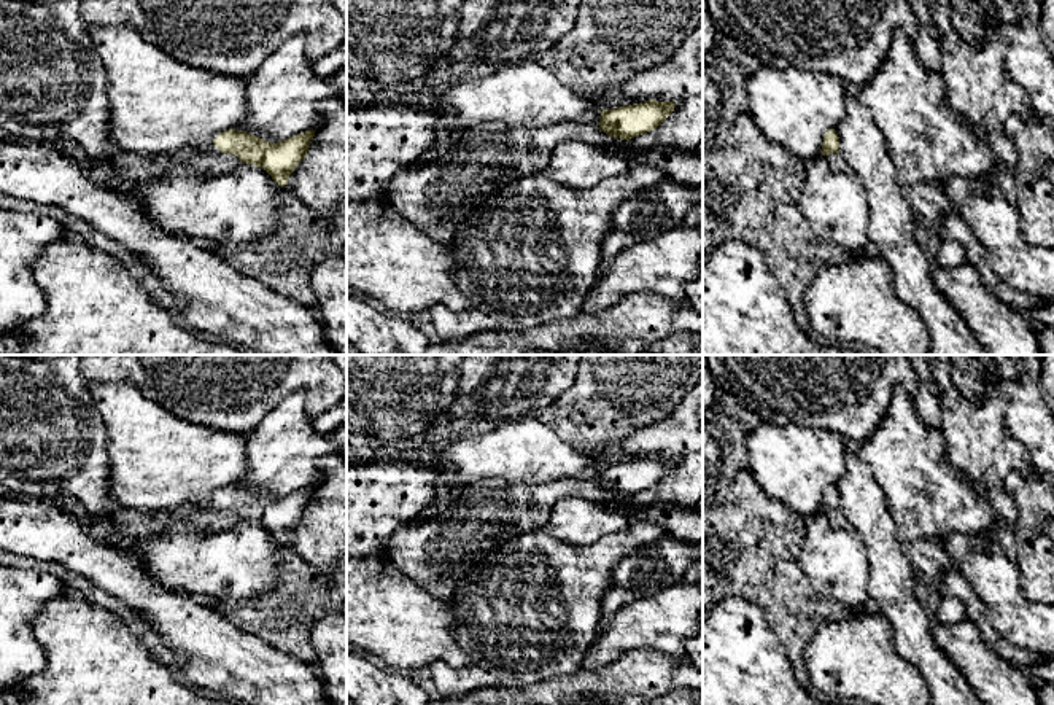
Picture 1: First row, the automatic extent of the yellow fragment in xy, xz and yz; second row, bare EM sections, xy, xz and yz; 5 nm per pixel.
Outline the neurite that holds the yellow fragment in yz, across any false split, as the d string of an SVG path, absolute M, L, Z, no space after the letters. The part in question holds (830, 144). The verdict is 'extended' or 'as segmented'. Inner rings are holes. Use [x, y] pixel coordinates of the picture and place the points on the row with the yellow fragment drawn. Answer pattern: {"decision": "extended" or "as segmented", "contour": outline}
{"decision": "extended", "contour": "M835 129L823 134L822 156L827 159L833 172L838 173L847 170L846 159L839 151L839 137Z"}

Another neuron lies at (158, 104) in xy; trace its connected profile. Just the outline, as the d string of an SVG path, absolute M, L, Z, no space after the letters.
M89 25L89 38L107 70L108 95L108 134L118 148L138 154L157 156L184 145L213 145L216 135L240 126L248 115L246 78L227 76L196 67L189 67L161 48L146 41L138 30L130 25Z

